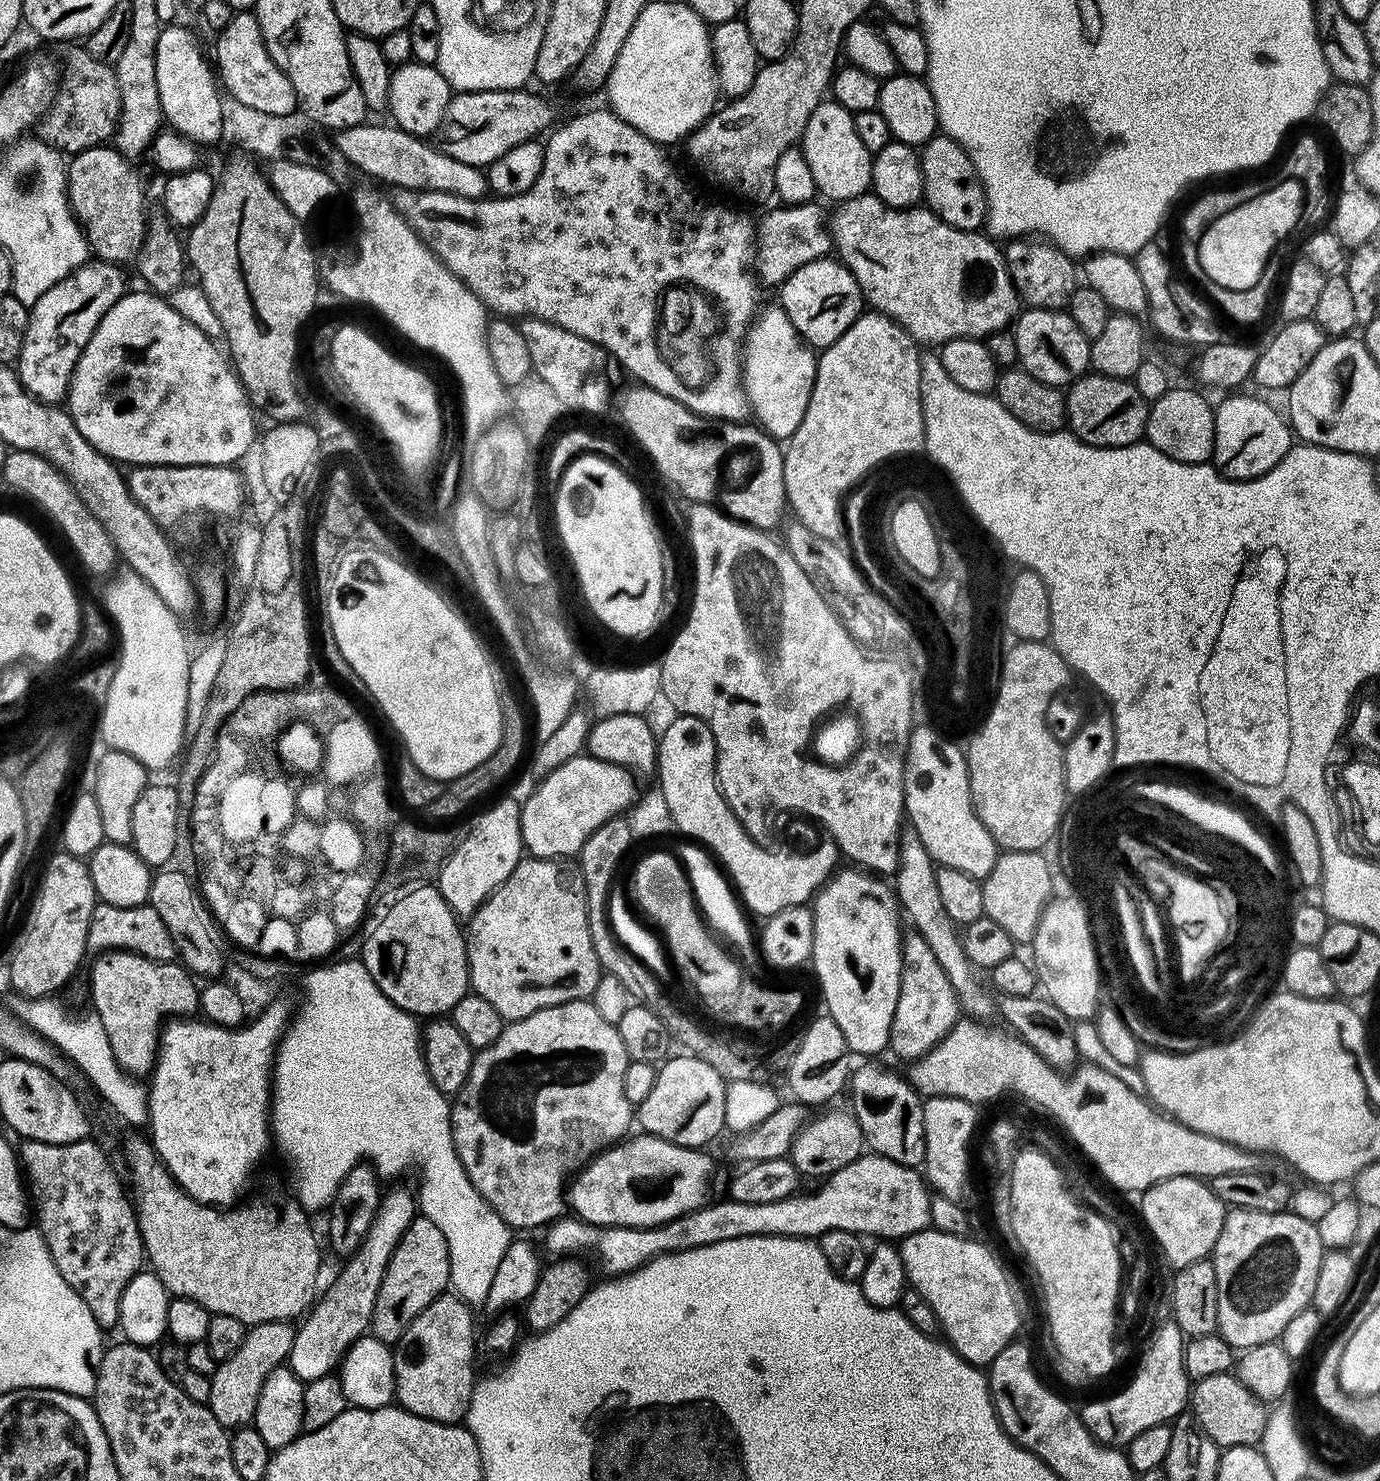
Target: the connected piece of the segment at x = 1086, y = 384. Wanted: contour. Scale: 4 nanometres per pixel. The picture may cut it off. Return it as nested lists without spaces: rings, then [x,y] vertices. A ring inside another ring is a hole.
[[[1092,370],[1071,384],[1067,389],[1066,399],[1067,427],[1071,435],[1083,444],[1093,444],[1095,448],[1125,448],[1145,439],[1150,404],[1142,398],[1142,394],[1138,394],[1131,379],[1103,376],[1102,373]]]

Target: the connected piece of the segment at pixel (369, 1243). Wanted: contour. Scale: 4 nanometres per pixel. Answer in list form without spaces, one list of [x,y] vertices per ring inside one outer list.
[[[392,1188],[380,1198],[380,1209],[372,1229],[354,1255],[343,1261],[344,1269],[332,1280],[328,1289],[319,1293],[310,1311],[296,1328],[296,1337],[286,1361],[287,1367],[302,1381],[322,1378],[337,1371],[338,1365],[348,1353],[348,1347],[369,1331],[372,1311],[378,1298],[378,1290],[384,1281],[388,1263],[400,1239],[418,1219],[418,1200],[404,1188]]]

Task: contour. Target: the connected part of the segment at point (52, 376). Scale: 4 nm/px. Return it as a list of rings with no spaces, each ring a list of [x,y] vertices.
[[[107,262],[83,264],[81,268],[74,269],[69,276],[62,278],[62,282],[50,286],[50,290],[46,290],[46,294],[42,294],[42,298],[38,298],[38,302],[31,305],[28,329],[24,335],[18,361],[21,386],[29,395],[49,405],[59,405],[67,397],[72,372],[83,353],[83,348],[90,342],[91,335],[102,322],[106,310],[110,310],[110,306],[114,306],[114,302],[118,302],[126,294],[124,271],[121,265]]]

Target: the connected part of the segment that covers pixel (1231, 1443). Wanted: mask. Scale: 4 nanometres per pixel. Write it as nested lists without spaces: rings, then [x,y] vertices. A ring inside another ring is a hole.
[[[1223,1372],[1222,1374],[1210,1374],[1210,1378],[1195,1381],[1190,1392],[1190,1412],[1200,1423],[1200,1429],[1223,1450],[1226,1448],[1250,1448],[1259,1445],[1260,1439],[1263,1437],[1263,1431],[1266,1429],[1269,1409],[1266,1407],[1265,1401],[1259,1400],[1240,1381],[1239,1376],[1232,1372]]]

